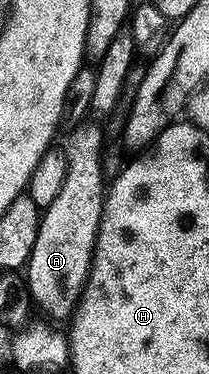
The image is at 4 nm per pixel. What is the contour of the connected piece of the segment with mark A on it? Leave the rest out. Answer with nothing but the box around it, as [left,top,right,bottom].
[24,122,108,319]

